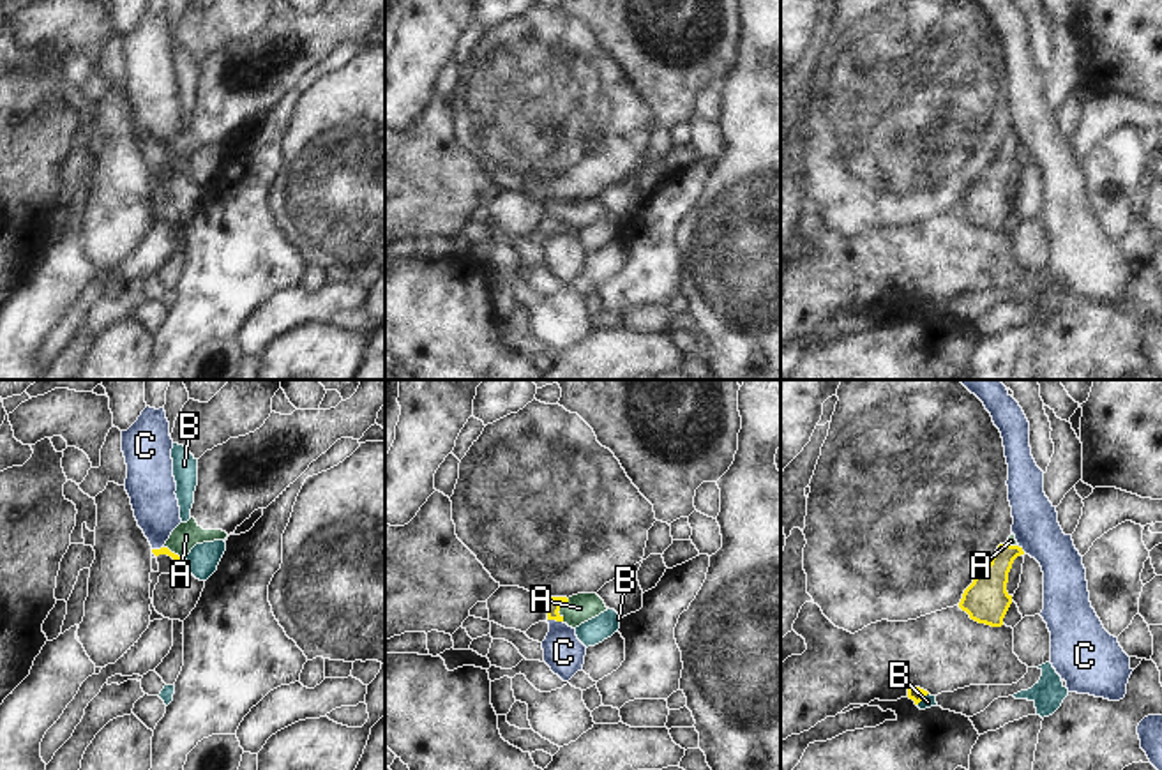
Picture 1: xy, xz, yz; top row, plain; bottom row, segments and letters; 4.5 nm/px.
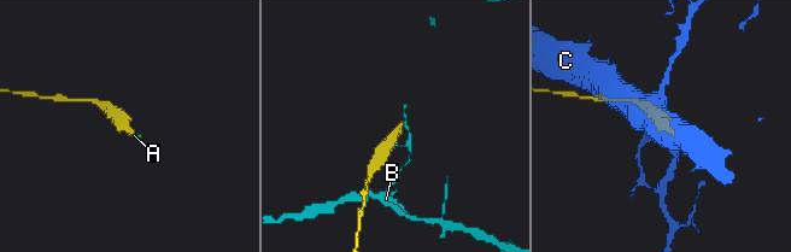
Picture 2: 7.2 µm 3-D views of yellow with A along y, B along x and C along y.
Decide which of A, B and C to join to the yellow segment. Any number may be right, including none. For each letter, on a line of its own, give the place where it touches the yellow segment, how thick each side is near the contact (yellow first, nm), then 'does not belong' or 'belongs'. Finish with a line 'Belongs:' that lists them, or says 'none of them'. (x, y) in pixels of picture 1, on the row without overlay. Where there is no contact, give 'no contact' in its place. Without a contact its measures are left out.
A: contact xz (558, 214); calibres 70 and 130 nm; belongs
B: contact yz (922, 302); calibres 70 and 60 nm; does not belong
C: contact xz (555, 223); calibres 70 and 180 nm; does not belong
Belongs: A

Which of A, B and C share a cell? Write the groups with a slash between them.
A / B / C

